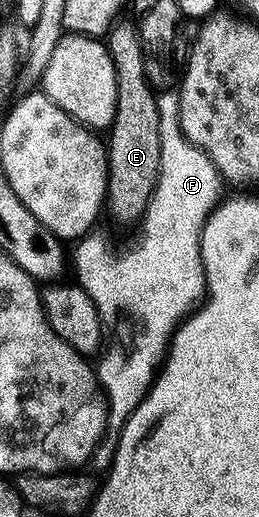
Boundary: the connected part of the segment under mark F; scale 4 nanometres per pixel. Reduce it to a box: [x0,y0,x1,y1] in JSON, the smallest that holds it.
[71,90,223,470]

